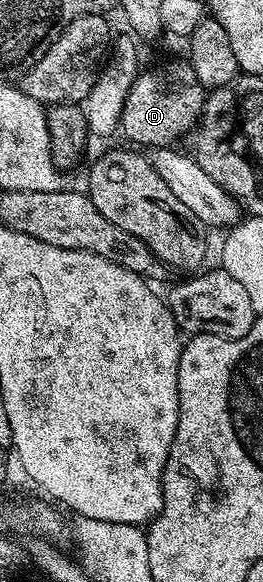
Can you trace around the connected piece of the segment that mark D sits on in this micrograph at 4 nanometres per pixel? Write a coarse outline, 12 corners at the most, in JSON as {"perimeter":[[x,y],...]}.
{"perimeter":[[183,57],[141,69],[120,130],[171,147],[200,121],[206,88]]}

